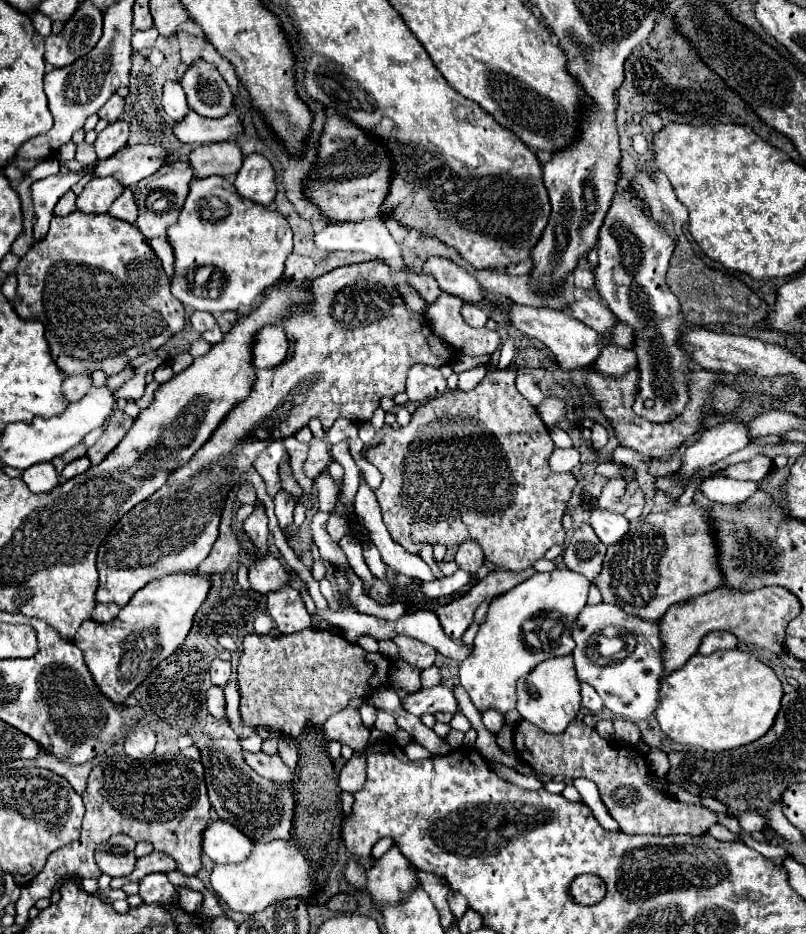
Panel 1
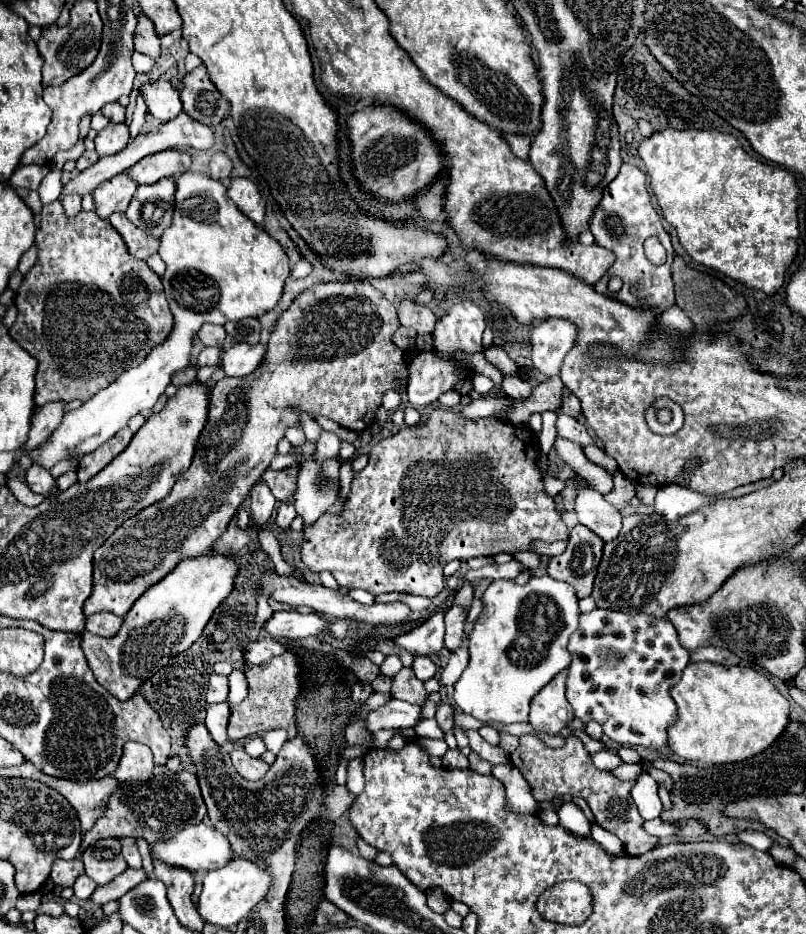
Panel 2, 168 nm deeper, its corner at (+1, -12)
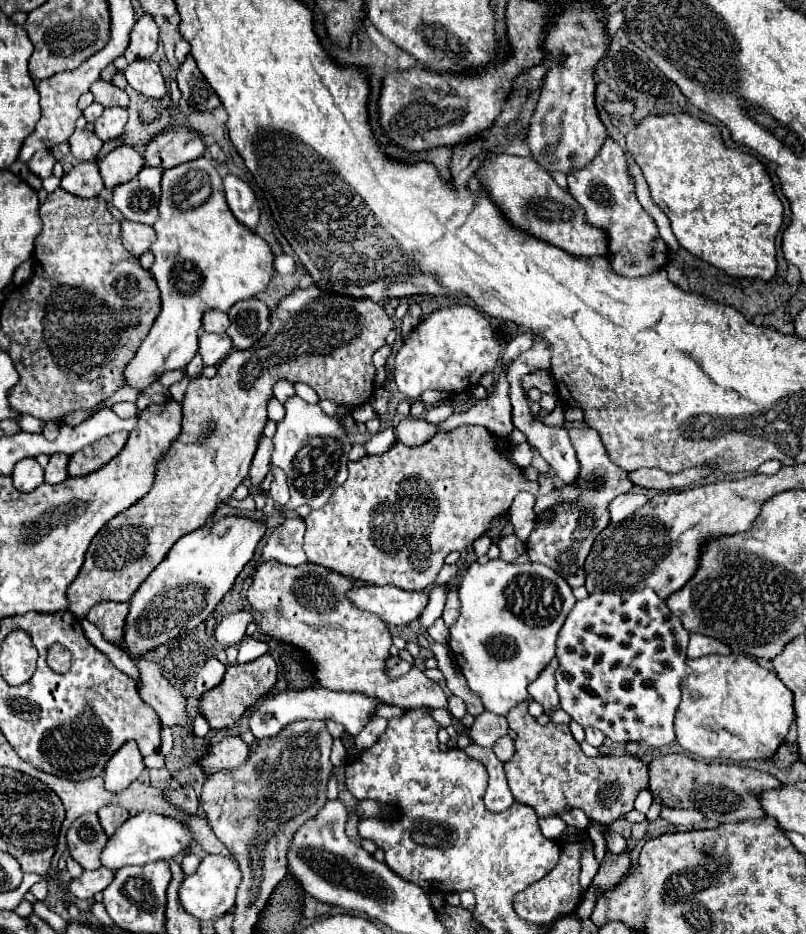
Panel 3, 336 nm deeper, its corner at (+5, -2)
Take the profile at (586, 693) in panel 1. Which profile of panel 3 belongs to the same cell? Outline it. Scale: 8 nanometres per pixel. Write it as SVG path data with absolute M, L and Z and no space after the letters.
M587 727L585 729L585 741L589 745L593 745L593 747L601 747L603 741L605 741L605 735L599 729L595 729L595 727Z

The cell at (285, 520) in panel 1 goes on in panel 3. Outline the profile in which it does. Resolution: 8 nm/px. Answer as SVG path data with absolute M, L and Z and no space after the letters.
M271 465L271 471L275 475L269 495L275 499L277 505L285 505L289 501L289 485L287 485L287 477L283 475L283 471L279 471L275 465Z

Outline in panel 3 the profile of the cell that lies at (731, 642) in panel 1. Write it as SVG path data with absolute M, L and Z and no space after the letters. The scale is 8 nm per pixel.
M691 633L689 637L691 637L691 641L689 641L687 657L691 657L691 659L711 655L711 653L719 653L719 655L729 655L731 653L731 649L717 639L711 639L711 637L705 637L705 635L699 635L699 633Z

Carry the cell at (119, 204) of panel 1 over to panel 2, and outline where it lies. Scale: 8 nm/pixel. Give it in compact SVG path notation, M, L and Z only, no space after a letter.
M113 213L109 217L109 223L119 231L123 241L127 243L127 249L137 259L147 259L159 249L159 239L143 233L139 227L135 227L123 213Z

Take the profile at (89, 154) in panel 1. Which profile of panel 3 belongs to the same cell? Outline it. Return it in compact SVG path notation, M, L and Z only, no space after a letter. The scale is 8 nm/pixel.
M75 129L75 133L69 137L69 145L71 145L71 155L77 161L93 161L99 149L103 147L103 141L99 141L93 131Z

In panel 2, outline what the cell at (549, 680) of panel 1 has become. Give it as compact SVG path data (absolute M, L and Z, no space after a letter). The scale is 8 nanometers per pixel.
M561 671L533 697L529 723L537 731L557 735L563 727L571 723L573 713L565 697L565 677L567 677L567 671Z

